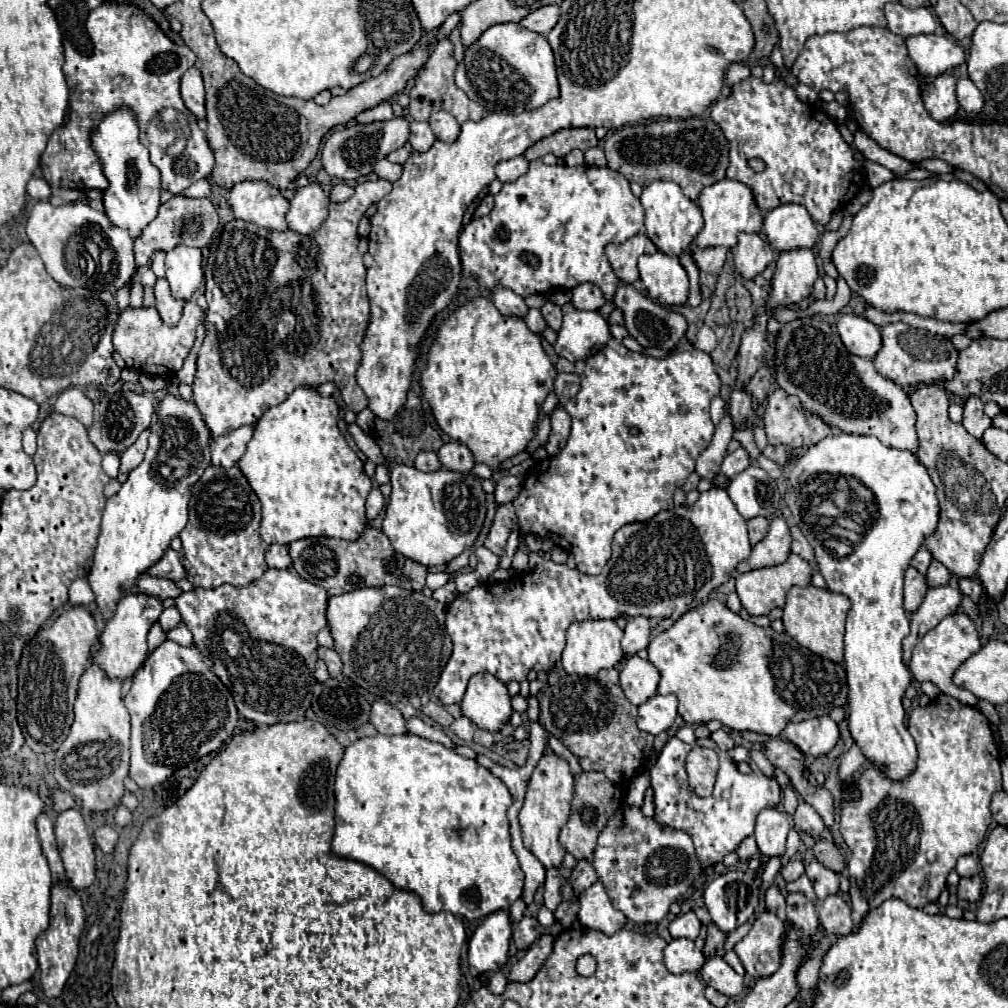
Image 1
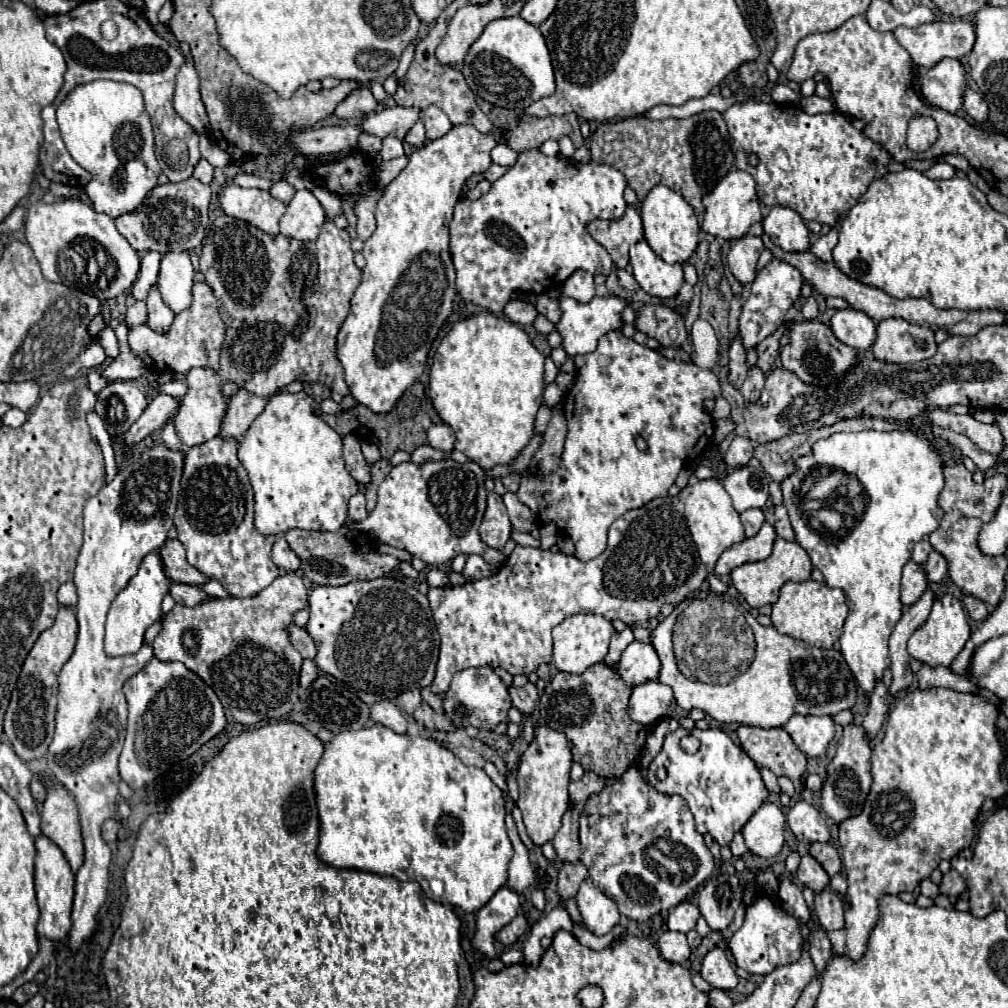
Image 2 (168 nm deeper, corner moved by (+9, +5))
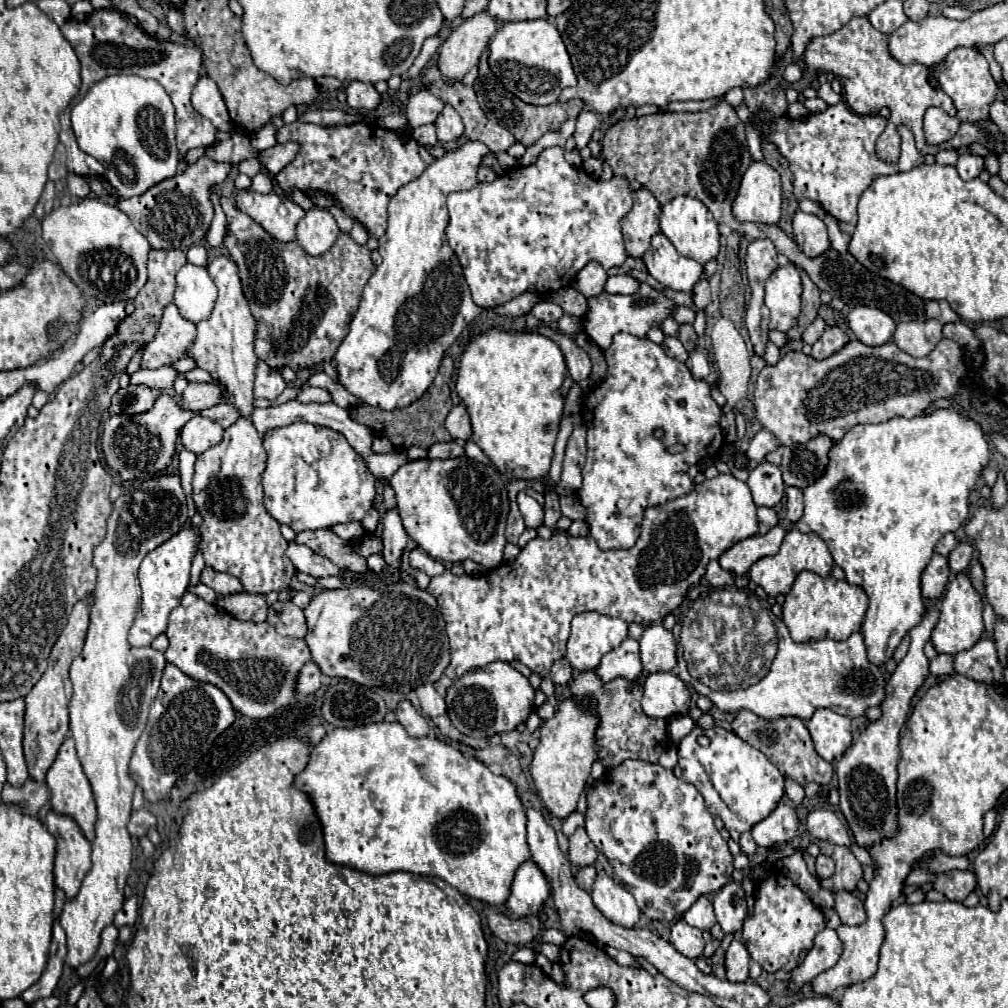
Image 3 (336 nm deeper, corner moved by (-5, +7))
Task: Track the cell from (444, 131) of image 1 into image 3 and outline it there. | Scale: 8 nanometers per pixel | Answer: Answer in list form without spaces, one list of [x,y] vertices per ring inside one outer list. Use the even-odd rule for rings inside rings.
[[[445,105],[445,109],[441,111],[441,115],[435,121],[435,127],[437,127],[437,139],[441,143],[457,141],[463,135],[463,121],[451,105]]]

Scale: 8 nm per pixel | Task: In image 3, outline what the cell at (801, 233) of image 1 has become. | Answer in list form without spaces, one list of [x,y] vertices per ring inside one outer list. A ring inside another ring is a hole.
[[[797,211],[793,217],[793,231],[799,249],[807,257],[819,257],[831,247],[827,227],[817,215]]]

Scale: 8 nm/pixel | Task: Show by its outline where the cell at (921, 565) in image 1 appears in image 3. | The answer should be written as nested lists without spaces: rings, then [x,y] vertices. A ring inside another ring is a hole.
[[[947,533],[939,543],[937,543],[937,547],[935,547],[935,553],[941,553],[941,555],[949,555],[951,553],[951,549],[957,545],[957,539],[955,539],[955,535],[953,533]]]

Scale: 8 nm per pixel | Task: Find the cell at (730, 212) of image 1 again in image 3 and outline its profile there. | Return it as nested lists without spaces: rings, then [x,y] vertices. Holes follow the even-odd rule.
[[[753,161],[741,179],[733,215],[739,221],[751,223],[779,223],[781,217],[781,177],[767,165]]]

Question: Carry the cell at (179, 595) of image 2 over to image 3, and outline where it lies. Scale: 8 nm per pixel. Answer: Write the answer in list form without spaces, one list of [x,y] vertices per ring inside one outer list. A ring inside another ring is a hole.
[[[237,593],[237,595],[229,595],[229,597],[219,597],[217,607],[241,621],[259,623],[259,621],[265,621],[265,617],[267,617],[265,595]]]

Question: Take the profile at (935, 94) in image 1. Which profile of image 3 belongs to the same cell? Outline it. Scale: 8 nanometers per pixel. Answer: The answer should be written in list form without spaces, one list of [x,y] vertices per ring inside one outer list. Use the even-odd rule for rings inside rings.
[[[957,47],[953,49],[947,59],[941,63],[939,77],[937,77],[941,89],[953,99],[953,105],[957,109],[957,119],[967,123],[979,123],[989,121],[989,105],[993,101],[1005,101],[1003,91],[999,91],[995,79],[989,73],[987,59],[979,53],[979,49],[973,47]]]

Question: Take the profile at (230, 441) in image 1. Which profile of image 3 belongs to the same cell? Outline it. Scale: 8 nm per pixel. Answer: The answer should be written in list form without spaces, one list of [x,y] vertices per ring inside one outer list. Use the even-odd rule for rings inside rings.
[[[265,361],[257,363],[255,371],[255,397],[265,397],[265,399],[277,399],[283,389],[287,387],[285,379],[281,377],[279,369],[269,367]]]

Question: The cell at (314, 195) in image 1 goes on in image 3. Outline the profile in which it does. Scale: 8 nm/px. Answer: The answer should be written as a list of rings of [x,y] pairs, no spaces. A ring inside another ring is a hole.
[[[315,207],[297,225],[297,243],[313,257],[323,255],[339,237],[339,227],[327,209]]]

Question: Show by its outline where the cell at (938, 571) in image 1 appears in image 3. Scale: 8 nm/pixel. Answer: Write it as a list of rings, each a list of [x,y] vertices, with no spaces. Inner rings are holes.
[[[961,541],[949,555],[949,569],[953,575],[965,571],[973,559],[973,545],[969,541]]]

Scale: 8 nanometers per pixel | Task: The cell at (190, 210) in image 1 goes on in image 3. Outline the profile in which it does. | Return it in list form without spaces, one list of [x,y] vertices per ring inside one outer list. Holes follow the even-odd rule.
[[[203,155],[197,163],[189,165],[183,173],[153,185],[151,189],[147,189],[147,193],[139,197],[129,197],[129,199],[119,199],[111,183],[105,181],[103,177],[85,177],[85,181],[89,183],[91,191],[97,197],[107,199],[111,195],[115,199],[115,207],[127,213],[135,229],[147,237],[153,249],[183,249],[185,251],[191,245],[205,241],[205,235],[213,219],[213,203],[209,197],[209,187],[225,181],[231,167],[233,165],[217,163],[217,161],[211,161],[207,155]]]

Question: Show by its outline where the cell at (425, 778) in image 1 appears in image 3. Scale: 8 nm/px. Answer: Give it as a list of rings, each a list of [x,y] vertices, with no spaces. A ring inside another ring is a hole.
[[[397,721],[329,731],[313,747],[307,767],[295,775],[293,785],[309,795],[323,827],[325,857],[337,865],[371,875],[393,871],[435,875],[463,895],[501,907],[509,899],[517,867],[531,859],[525,839],[527,817],[515,785],[439,739],[409,737]]]

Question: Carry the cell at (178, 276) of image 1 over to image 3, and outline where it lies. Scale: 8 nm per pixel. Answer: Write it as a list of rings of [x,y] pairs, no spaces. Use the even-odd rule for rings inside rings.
[[[183,265],[177,273],[177,289],[175,289],[175,305],[179,313],[191,321],[199,323],[211,315],[211,309],[217,299],[215,283],[211,281],[205,267]]]

